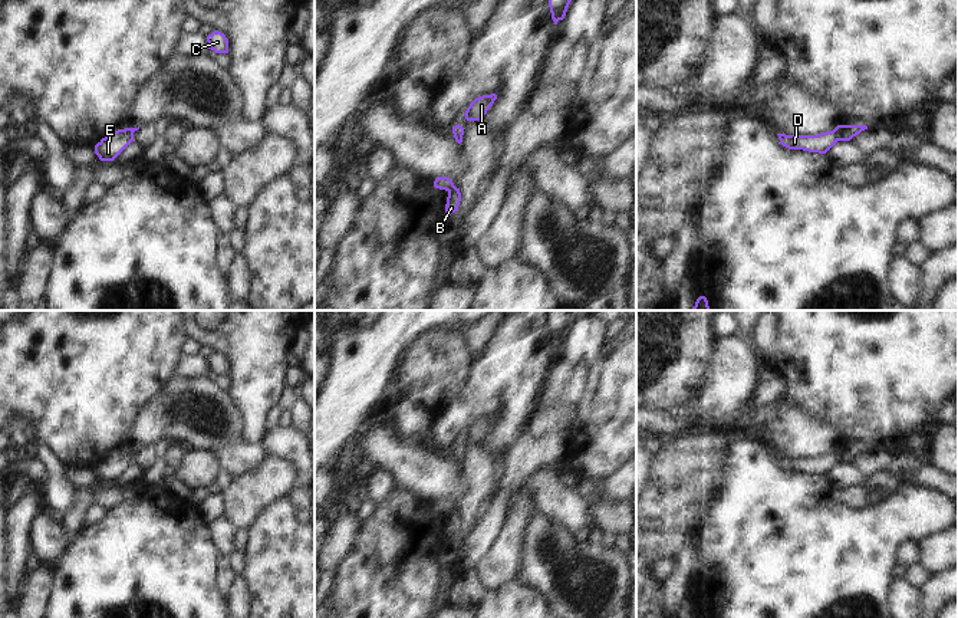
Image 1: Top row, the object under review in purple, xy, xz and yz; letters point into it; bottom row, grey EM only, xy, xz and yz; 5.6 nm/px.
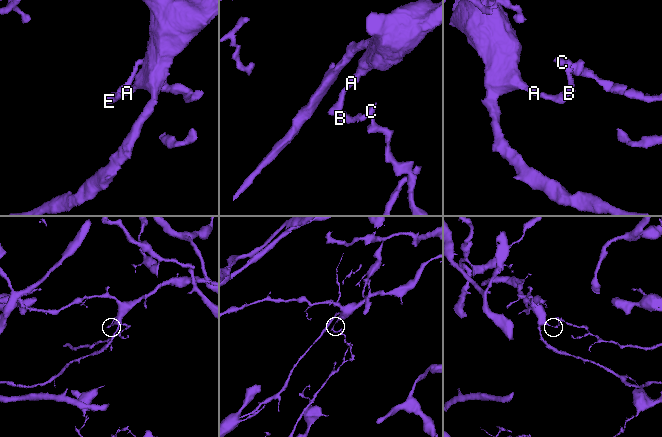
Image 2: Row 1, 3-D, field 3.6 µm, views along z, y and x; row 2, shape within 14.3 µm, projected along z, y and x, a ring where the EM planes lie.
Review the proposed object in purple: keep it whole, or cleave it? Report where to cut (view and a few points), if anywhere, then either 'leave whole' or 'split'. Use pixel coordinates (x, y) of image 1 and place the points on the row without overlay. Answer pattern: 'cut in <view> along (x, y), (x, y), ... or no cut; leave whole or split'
cut in yz along (833, 452), (840, 462); split

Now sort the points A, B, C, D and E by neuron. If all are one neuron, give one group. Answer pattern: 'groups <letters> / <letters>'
groups A D E / B C

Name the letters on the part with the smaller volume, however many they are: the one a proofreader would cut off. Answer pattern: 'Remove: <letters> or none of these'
Remove: B, C

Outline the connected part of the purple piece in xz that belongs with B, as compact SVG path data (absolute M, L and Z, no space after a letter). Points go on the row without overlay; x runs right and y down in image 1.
M454 507L450 510L448 519L447 519L447 526L445 526L447 539L450 539L452 535L458 532L460 523L461 523L460 510Z

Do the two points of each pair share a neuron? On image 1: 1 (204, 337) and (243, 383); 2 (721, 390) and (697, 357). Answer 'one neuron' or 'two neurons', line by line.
1: one neuron
2: two neurons

